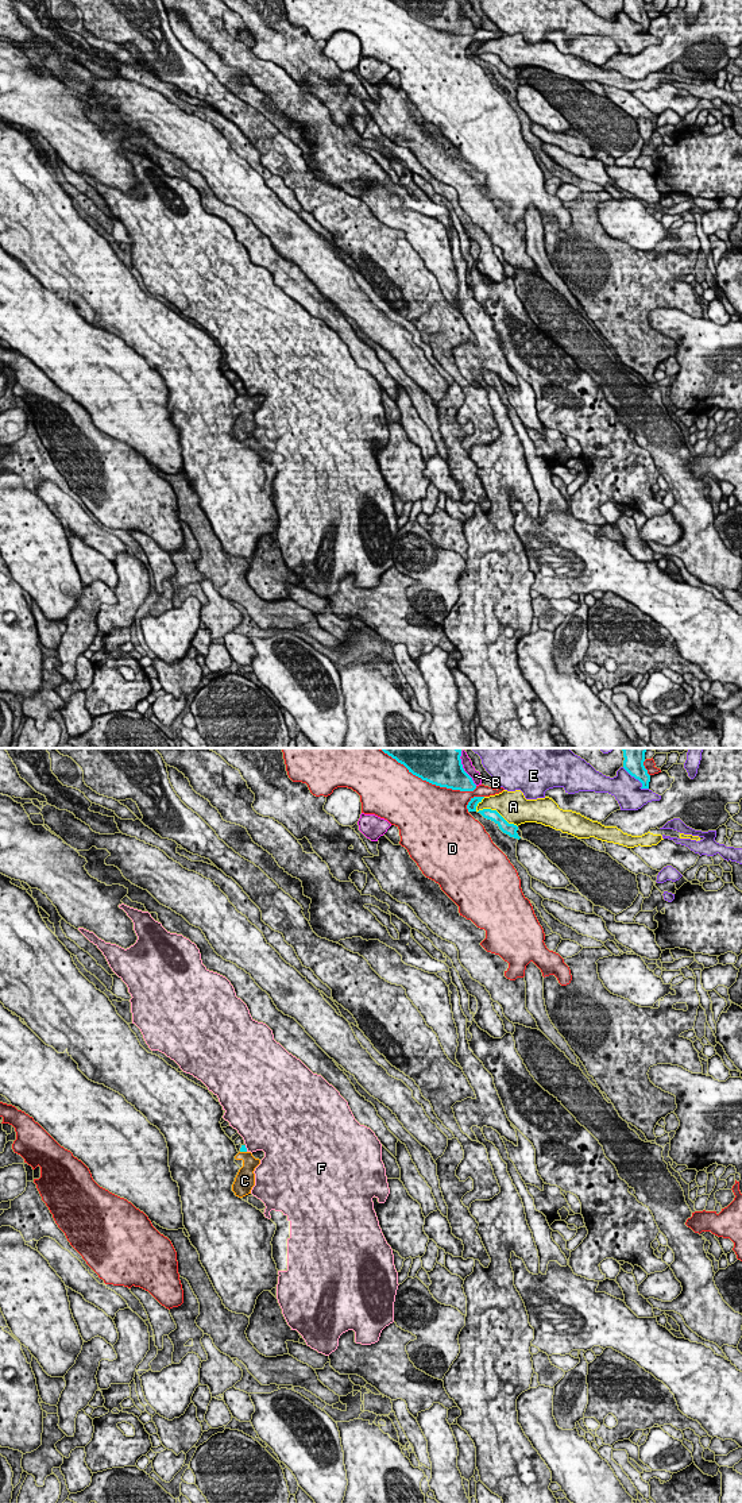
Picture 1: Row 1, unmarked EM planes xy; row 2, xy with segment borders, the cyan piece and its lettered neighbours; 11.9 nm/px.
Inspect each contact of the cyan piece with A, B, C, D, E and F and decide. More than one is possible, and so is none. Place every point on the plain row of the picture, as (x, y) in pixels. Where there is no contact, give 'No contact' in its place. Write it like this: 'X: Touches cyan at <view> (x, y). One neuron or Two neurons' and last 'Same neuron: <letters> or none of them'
A: Touches cyan at xy (494, 54). Two neurons
B: Touches cyan at xy (464, 15). Two neurons
C: Touches cyan at xy (243, 394). Two neurons
D: Touches cyan at xy (433, 27). Two neurons
E: Touches cyan at xy (636, 22). Two neurons
F: Touches cyan at xy (246, 392). Two neurons
Same neuron: none of them

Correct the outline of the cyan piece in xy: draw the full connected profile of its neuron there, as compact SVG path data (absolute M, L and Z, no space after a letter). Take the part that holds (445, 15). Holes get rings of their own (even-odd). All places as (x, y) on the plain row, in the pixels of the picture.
M391 0L409 16L432 28L474 35L476 28L464 15L460 0Z

